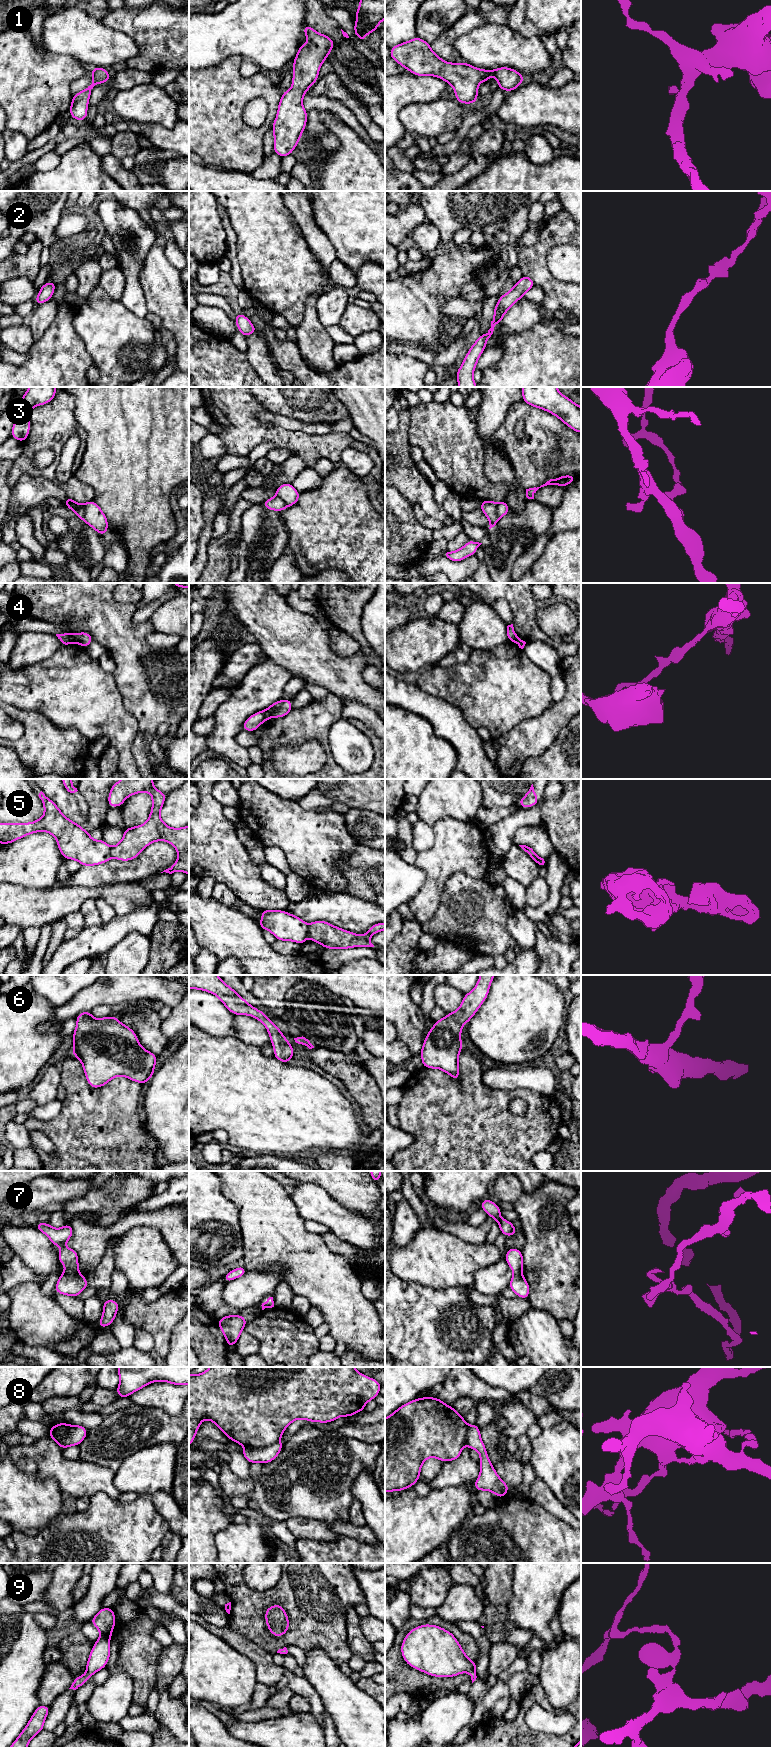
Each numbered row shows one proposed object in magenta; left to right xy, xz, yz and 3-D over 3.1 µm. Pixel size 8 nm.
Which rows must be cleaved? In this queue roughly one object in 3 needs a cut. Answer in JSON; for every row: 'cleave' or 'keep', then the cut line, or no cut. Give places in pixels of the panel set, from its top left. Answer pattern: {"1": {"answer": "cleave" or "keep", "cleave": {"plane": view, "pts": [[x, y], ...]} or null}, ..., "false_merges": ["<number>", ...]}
{"1": {"answer": "keep", "cleave": null}, "2": {"answer": "keep", "cleave": null}, "3": {"answer": "cleave", "cleave": {"plane": "xy", "pts": [[82, 504], [84, 507], [83, 519]]}}, "4": {"answer": "cleave", "cleave": {"plane": "xy", "pts": [[69, 634], [74, 642]]}}, "5": {"answer": "cleave", "cleave": {"plane": "xz", "pts": [[307, 925], [308, 934]]}}, "6": {"answer": "keep", "cleave": null}, "7": {"answer": "keep", "cleave": null}, "8": {"answer": "cleave", "cleave": {"plane": "xz", "pts": [[279, 1440], [263, 1447], [246, 1447]]}}, "9": {"answer": "keep", "cleave": null}, "false_merges": ["3", "4", "5", "8"]}

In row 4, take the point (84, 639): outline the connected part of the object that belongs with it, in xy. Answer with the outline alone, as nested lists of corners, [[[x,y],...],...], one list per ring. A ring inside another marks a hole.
[[[88,632],[71,633],[70,636],[74,643],[77,643],[84,648],[93,642],[93,638]]]

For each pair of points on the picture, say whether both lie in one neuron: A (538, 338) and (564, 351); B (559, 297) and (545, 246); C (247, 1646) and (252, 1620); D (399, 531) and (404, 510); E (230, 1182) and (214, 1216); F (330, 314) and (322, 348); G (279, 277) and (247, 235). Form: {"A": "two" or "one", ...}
{"A": "one", "B": "one", "C": "two", "D": "one", "E": "two", "F": "two", "G": "one"}

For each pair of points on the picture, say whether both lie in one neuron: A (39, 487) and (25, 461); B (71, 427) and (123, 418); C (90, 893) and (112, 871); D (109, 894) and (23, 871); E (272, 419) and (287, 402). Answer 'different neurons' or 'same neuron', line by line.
A: different neurons
B: different neurons
C: different neurons
D: different neurons
E: different neurons

